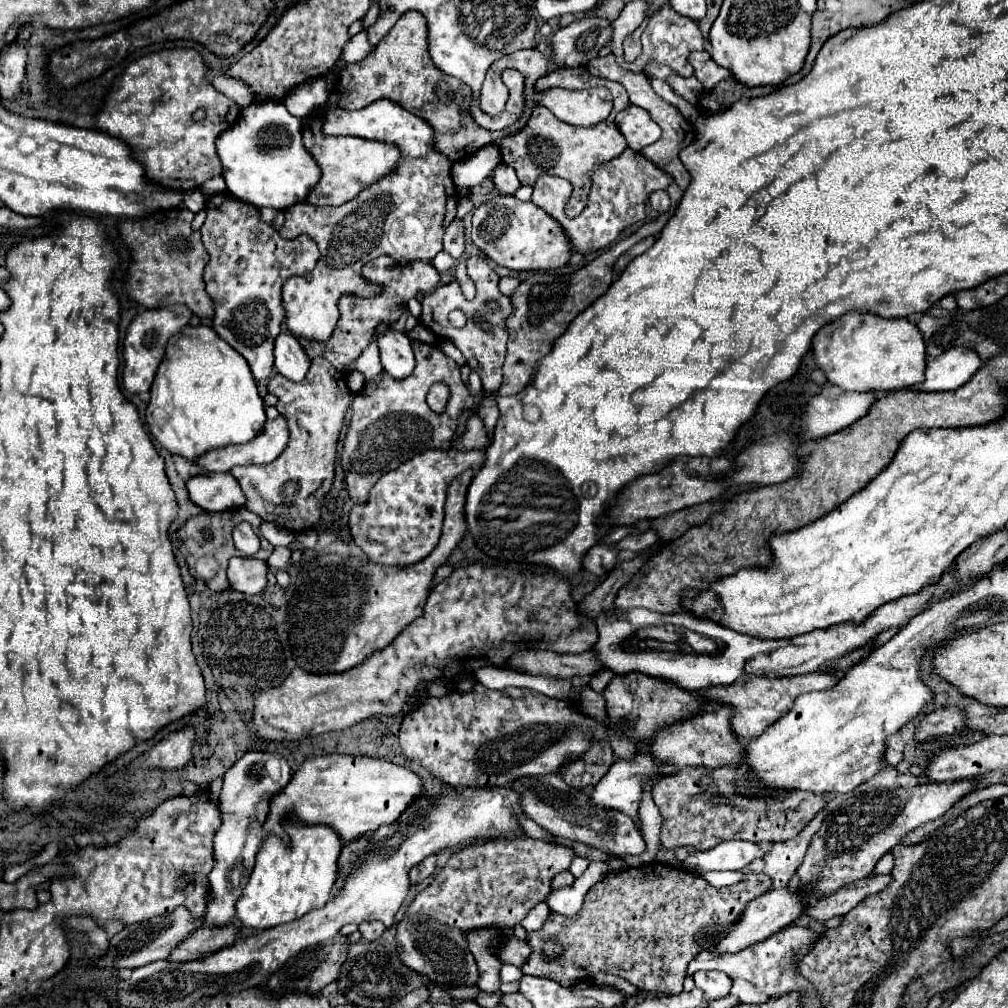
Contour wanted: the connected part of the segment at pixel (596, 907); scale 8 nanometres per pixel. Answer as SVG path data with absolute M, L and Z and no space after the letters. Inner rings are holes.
M663 862L627 868L619 874L609 872L587 892L577 916L565 918L553 912L541 930L529 932L533 954L521 970L529 976L551 978L563 986L571 986L575 980L589 980L597 972L607 972L629 980L639 990L677 994L683 990L687 964L697 954L695 934L703 926L735 922L735 914L769 888L771 878L753 872L747 872L739 884L715 888L697 874ZM549 938L555 938L563 948L555 960L541 958L543 944ZM651 954L667 954L667 958L651 958Z

